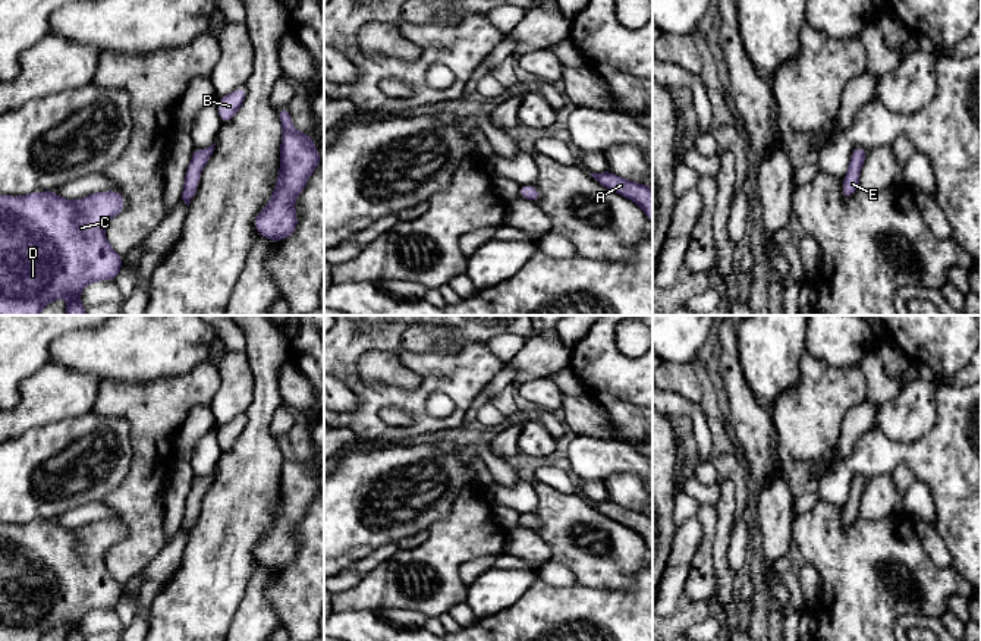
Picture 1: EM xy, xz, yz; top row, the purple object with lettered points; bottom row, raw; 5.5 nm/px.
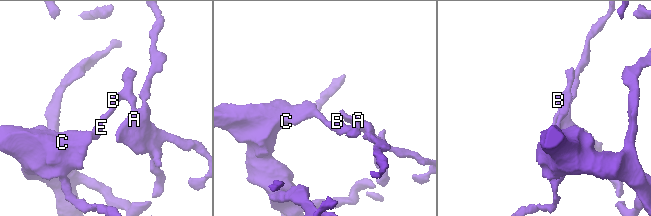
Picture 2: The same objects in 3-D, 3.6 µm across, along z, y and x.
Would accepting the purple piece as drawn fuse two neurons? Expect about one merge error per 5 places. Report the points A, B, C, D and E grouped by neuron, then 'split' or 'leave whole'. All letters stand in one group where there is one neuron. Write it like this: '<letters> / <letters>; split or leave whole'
A B C D E; leave whole

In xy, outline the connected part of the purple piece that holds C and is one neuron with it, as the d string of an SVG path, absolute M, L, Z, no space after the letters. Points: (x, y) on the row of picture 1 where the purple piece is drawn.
M56 191L0 195L0 315L40 315L47 304L62 296L67 298L66 315L87 315L79 301L82 289L91 282L114 280L122 270L122 255L107 243L104 227L125 204L117 191L95 192L79 201L63 199Z

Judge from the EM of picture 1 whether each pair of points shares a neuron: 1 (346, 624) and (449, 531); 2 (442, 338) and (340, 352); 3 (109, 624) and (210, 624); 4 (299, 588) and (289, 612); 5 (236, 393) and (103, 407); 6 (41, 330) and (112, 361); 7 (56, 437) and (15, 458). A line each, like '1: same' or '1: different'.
1: different
2: different
3: different
4: same
5: different
6: different
7: same

